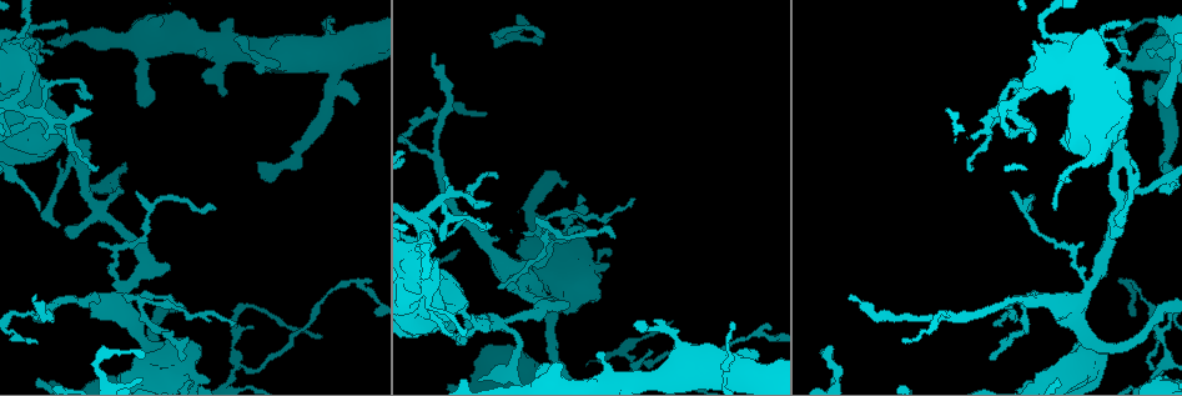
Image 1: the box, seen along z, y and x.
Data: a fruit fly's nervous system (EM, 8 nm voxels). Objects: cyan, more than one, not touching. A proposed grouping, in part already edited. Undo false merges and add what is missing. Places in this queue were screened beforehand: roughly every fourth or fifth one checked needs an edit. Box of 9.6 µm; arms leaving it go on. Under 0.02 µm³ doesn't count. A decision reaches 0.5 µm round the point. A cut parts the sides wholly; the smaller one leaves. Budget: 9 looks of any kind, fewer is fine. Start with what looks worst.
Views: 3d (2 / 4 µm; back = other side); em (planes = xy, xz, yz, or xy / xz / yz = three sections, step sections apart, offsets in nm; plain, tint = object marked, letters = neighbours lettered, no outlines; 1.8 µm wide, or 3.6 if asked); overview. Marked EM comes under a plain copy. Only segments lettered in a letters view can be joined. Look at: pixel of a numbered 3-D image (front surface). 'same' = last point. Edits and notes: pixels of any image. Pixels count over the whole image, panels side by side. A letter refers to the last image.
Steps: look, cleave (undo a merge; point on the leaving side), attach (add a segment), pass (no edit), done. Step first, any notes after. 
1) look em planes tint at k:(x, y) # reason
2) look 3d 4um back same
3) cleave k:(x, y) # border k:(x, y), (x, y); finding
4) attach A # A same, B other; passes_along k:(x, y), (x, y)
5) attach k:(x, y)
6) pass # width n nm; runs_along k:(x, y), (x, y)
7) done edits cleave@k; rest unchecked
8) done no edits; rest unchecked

look 3d 4um at 1:(1100, 344) # sharp bend

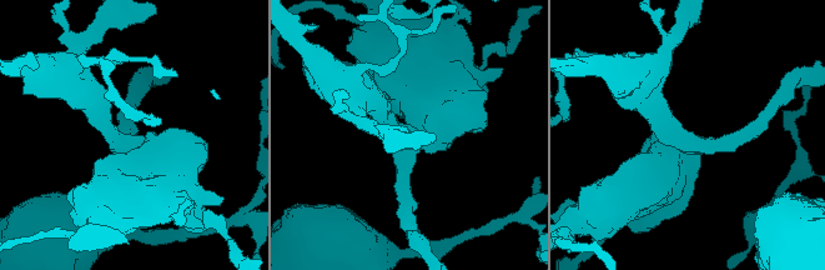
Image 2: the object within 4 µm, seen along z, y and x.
look em planes letters at 2:(123, 141) # arms 3; arm_widths 220, 320, 650 nm

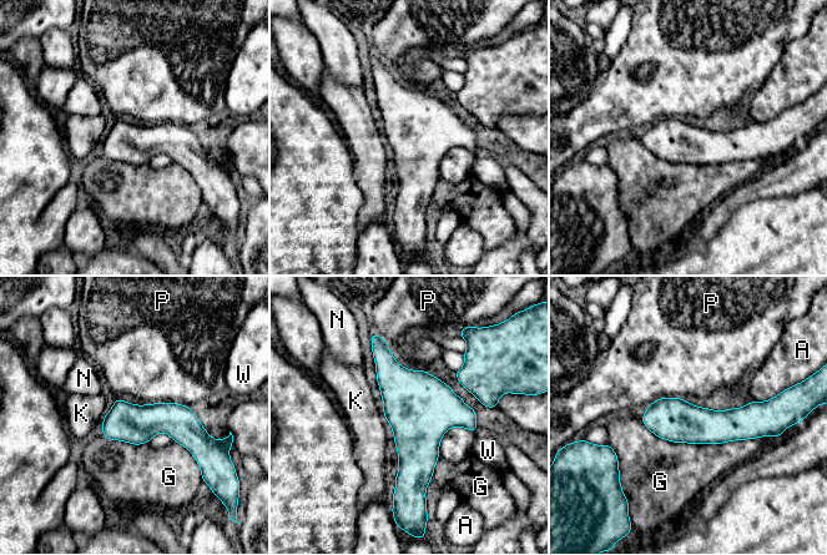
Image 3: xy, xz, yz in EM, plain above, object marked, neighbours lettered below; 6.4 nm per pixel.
pass # longest_contact G 850 nm; A other, G other, K other, N other, P other, W other; border 3:(145, 403), (175, 402), (188, 407); one neuron here

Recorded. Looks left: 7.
look 3d 4um at 1:(414, 263) # abrupt turn

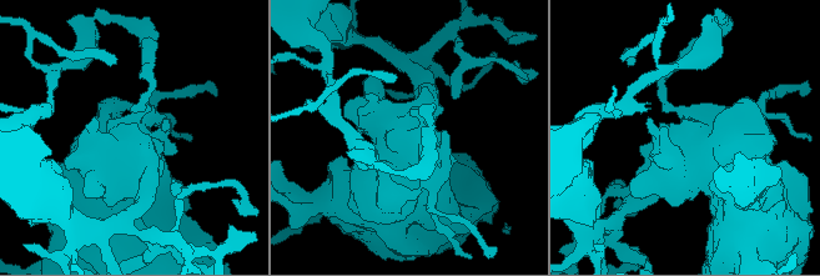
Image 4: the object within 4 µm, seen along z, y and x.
look em 3.6um xy step 8 tint at 4:(690, 129)

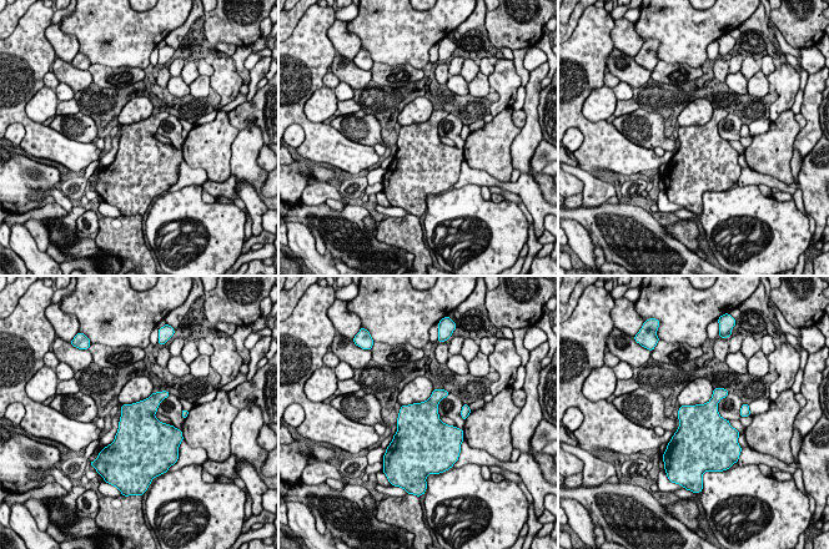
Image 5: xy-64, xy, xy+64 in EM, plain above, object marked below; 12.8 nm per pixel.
look em 3.6um planes letters same

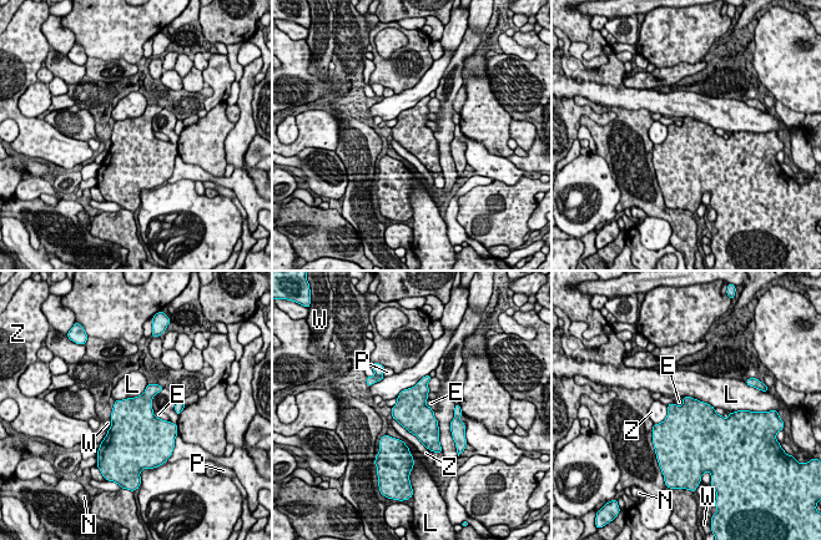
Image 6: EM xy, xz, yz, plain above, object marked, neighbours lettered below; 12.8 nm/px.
pass # width 440 nm; E other, L other, N other, P other, W other, Z other; border 6:(152, 410), (156, 417), (169, 422); one neuron here

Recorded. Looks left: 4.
look 3d 4um back at 1:(36, 299) # long arm stops here

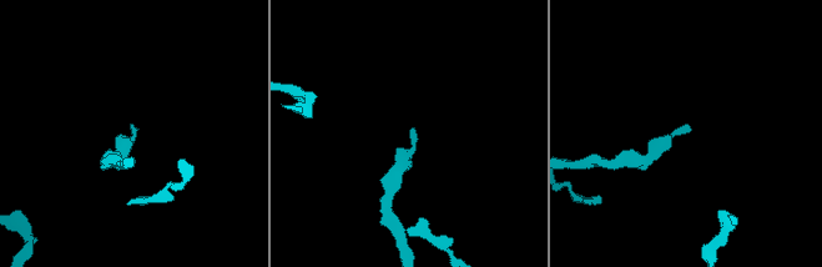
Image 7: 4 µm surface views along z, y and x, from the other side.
look em xy step 4 letters at 7:(132, 132)

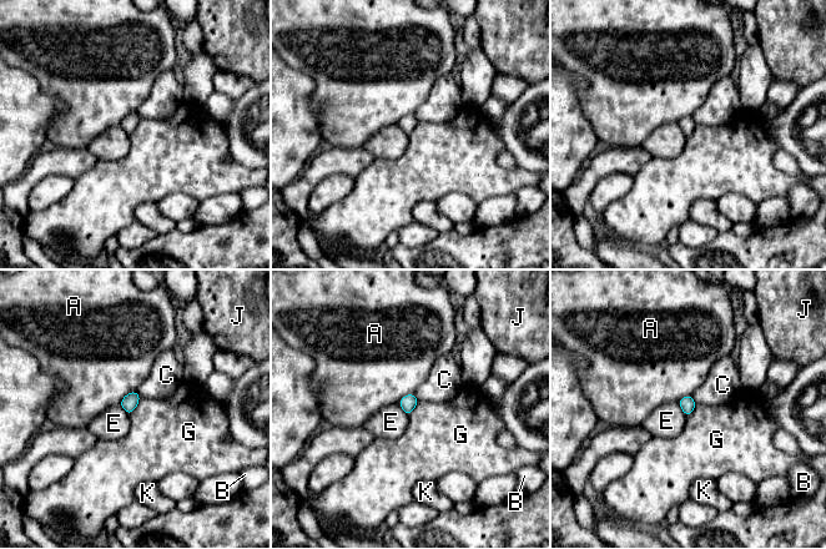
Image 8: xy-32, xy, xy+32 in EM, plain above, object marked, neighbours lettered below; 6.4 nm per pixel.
pass # width 100 nm; A other, B other, C other, E other, G other, J other, K other; border 8:(141, 398), (130, 416); none of them fits

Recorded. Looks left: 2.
look 3d 4um at 1:(58, 227) # thin end

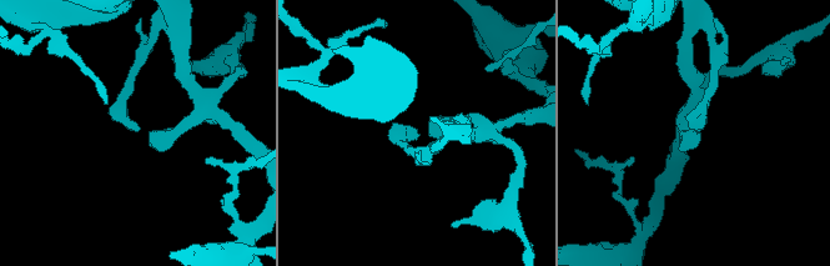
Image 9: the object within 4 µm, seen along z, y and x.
look em planes letters at 9:(136, 131)

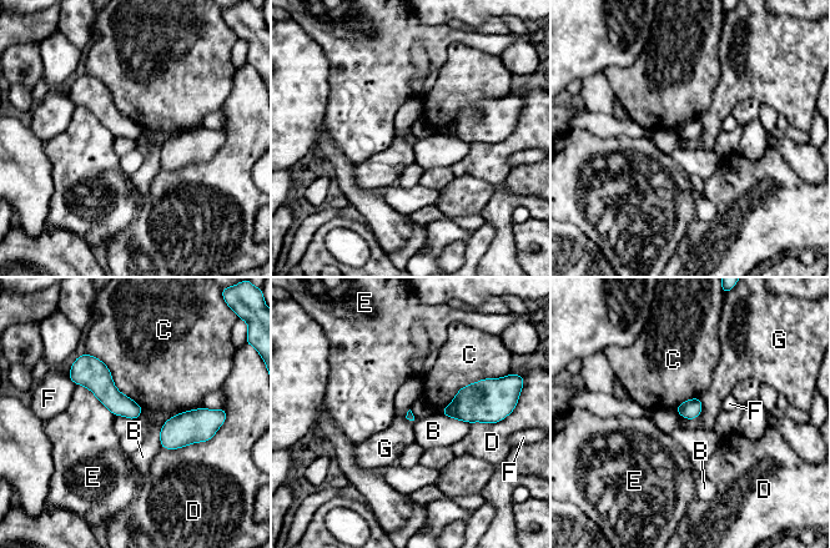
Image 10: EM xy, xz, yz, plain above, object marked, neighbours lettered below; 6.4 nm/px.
pass # longest_contact C 500 nm; B other, C other, D other, E other, F other, G other; border 10:(700, 398), (702, 411), (687, 420); no lettered segment goes on from it

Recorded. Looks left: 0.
done no edits; rest unchecked

